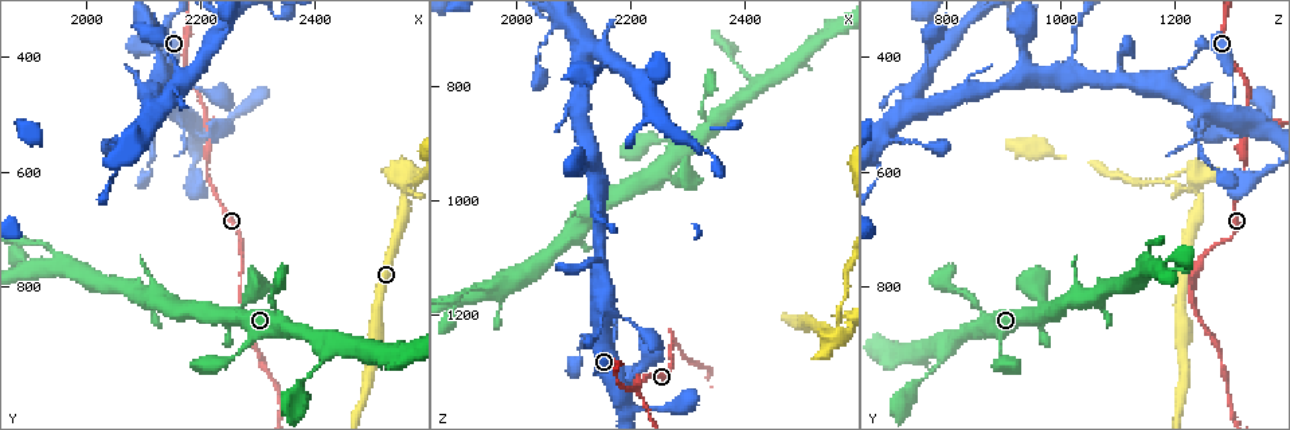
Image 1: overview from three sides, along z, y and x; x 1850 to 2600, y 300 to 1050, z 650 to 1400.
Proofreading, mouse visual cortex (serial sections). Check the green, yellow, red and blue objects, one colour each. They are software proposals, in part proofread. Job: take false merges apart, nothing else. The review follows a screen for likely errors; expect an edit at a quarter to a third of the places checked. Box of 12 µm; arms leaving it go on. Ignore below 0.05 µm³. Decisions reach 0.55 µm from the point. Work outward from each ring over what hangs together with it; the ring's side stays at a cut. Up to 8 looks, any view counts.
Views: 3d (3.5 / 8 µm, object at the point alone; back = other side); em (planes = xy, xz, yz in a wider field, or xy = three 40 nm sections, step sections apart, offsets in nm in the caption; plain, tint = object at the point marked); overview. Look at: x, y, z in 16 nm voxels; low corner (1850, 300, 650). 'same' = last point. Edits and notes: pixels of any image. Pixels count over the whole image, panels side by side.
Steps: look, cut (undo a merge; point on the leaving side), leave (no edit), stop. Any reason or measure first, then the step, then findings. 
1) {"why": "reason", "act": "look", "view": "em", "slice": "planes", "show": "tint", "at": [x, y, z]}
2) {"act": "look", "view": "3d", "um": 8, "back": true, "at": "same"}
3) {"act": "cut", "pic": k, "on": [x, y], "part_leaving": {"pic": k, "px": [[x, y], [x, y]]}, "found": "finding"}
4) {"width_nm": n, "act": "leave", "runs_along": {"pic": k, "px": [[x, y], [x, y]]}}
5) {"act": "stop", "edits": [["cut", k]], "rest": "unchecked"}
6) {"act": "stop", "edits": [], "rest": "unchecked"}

{"why": "sudden change in width", "act": "look", "view": "3d", "um": 3.5, "back": true, "at": [2555, 635, 1235]}

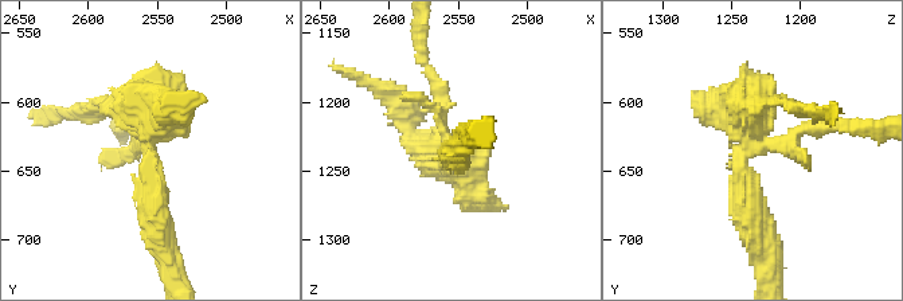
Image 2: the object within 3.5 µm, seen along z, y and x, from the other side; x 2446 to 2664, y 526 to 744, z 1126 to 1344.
{"why": "need the tissue", "act": "look", "view": "em", "slice": "xy", "step": 2, "show": "plain", "at": [2556, 632, 1236]}

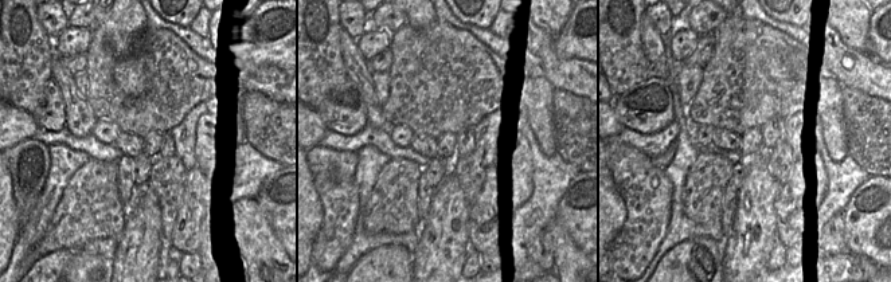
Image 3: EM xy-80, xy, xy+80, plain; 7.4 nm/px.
{"why": "where the object lies", "act": "look", "view": "em", "slice": "xy", "step": 2, "show": "tint", "at": "same"}

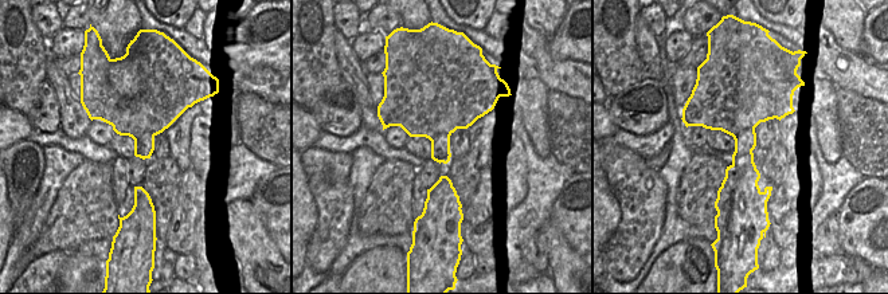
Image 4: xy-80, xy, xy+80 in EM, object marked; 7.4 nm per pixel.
{"act": "cut", "pic": 2, "on": [426, 165], "found": "a second cell is stuck on"}

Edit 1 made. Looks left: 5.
{"act": "look", "view": "overview"}

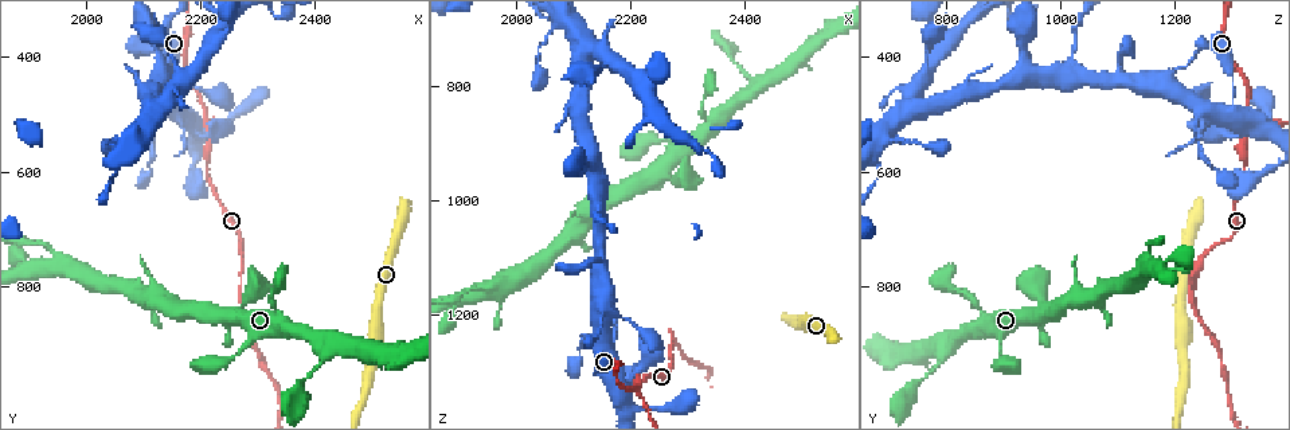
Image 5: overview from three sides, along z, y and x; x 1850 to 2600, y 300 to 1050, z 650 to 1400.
{"why": "a fork", "act": "look", "view": "3d", "um": 3.5, "at": [2210, 515, 1325]}

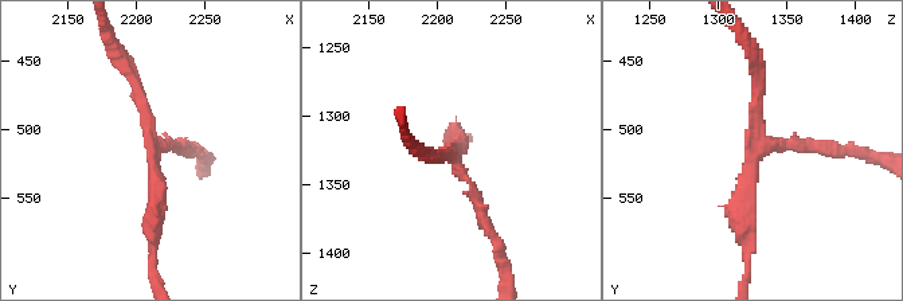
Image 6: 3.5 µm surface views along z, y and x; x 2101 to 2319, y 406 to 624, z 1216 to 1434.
{"arms": 3, "arm_widths_nm": [150, 150, 250], "act": "look", "view": "em", "slice": "xy", "step": 3, "show": "tint", "at": [2210, 518, 1328]}

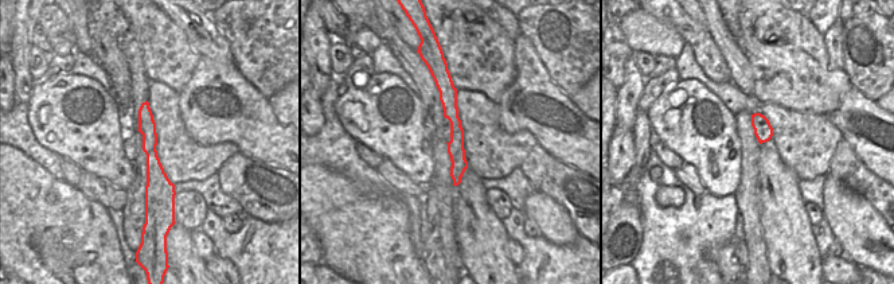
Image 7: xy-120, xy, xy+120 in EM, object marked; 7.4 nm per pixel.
{"act": "cut", "pic": 6, "on": [476, 200], "part_leaving": {"pic": 6, "px": [[457, 159], [499, 245], [495, 251]]}, "found": "a second cell is stuck on"}

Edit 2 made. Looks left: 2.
{"why": "arms part here", "act": "look", "view": "em", "slice": "xy", "step": 3, "show": "tint", "at": [1960, 750, 1150]}

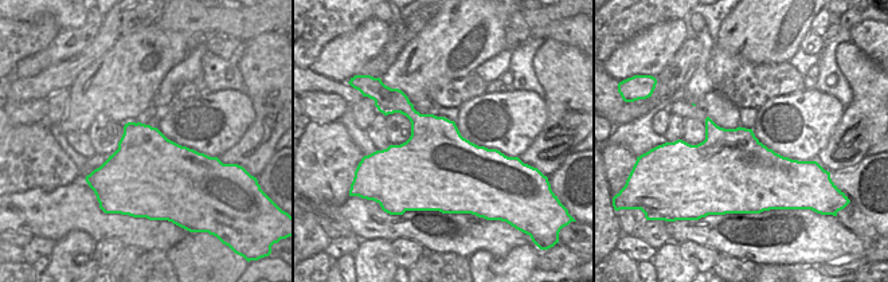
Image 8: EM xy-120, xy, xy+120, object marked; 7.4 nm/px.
{"why": "see where the arms go", "act": "look", "view": "3d", "um": 3.5, "at": "same"}

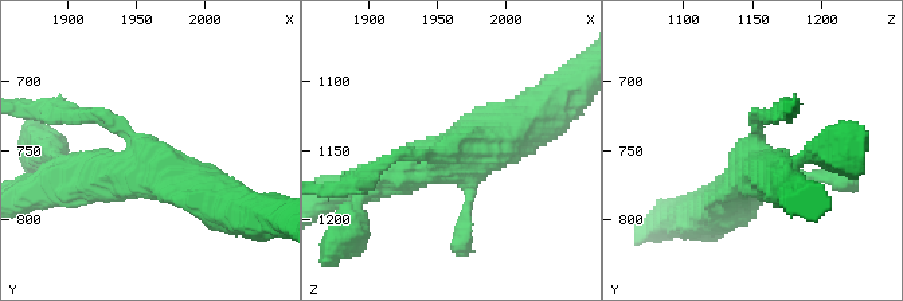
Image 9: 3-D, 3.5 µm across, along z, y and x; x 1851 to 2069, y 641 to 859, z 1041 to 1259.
{"act": "cut", "pic": 9, "on": [82, 113], "part_leaving": {"pic": 9, "px": [[125, 132], [100, 114], [38, 110]]}, "found": "two cells meet here"}

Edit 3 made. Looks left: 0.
{"act": "stop", "edits": [["cut", 2], ["cut", 6], ["cut", 9]], "rest": "unchecked"}

